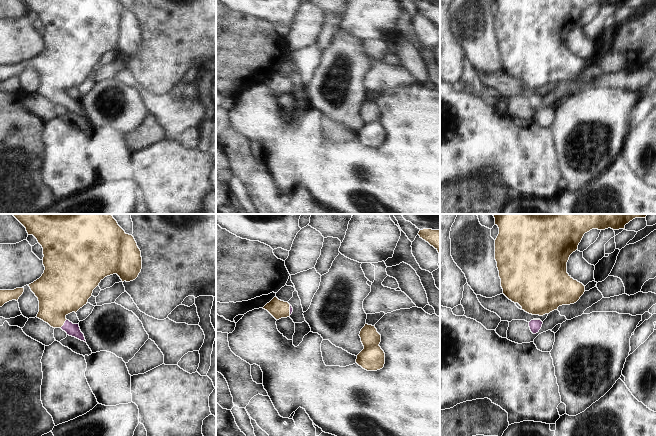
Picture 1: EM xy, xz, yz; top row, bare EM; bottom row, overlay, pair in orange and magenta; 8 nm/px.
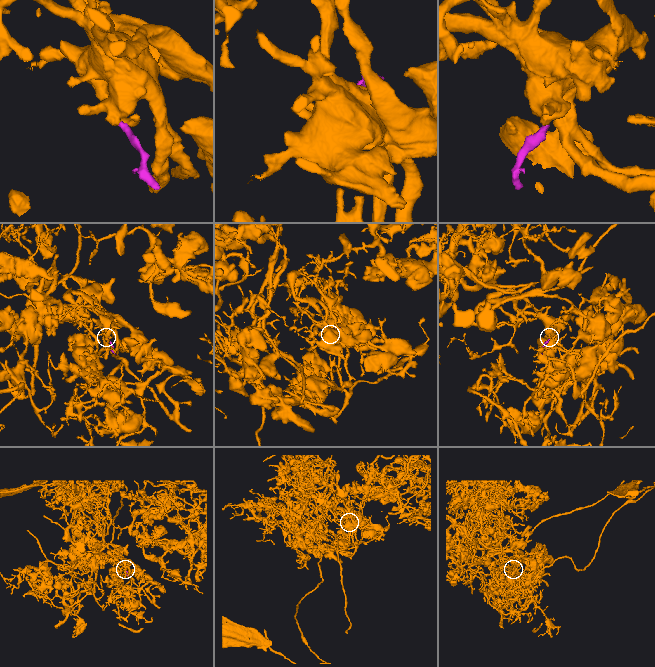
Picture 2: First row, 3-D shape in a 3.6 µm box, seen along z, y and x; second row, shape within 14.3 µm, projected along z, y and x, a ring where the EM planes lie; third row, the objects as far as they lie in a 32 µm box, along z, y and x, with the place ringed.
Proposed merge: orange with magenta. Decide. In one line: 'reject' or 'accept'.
accept

